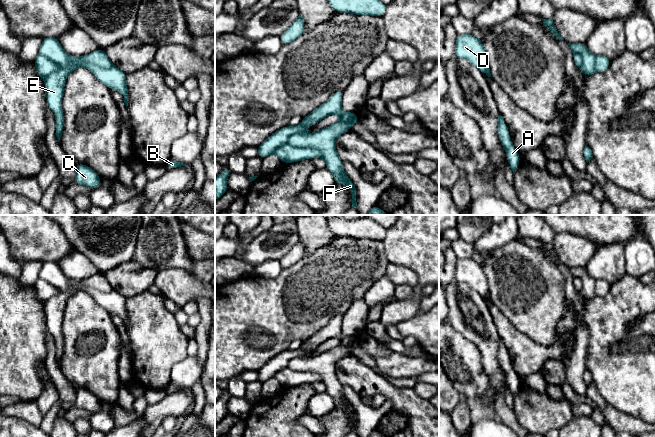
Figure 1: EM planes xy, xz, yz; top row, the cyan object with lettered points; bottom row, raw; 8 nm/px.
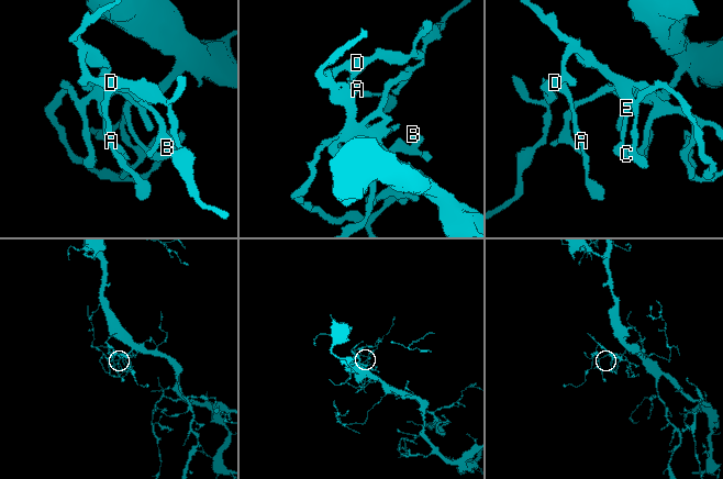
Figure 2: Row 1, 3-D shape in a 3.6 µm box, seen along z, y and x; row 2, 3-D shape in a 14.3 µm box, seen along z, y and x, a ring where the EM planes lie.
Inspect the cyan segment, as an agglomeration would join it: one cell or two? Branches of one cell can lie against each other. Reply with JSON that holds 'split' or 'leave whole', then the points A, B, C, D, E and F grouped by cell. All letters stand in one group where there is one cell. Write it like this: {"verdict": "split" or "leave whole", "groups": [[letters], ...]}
{"verdict": "split", "groups": [["A", "D"], ["B", "C", "E", "F"]]}

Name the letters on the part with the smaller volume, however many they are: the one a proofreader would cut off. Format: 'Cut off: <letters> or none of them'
Cut off: A, D

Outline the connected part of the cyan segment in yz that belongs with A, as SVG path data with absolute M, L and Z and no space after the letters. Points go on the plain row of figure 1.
M501 339L498 340L498 360L502 371L505 373L510 392L514 397L520 387L520 379L512 368L508 351Z

